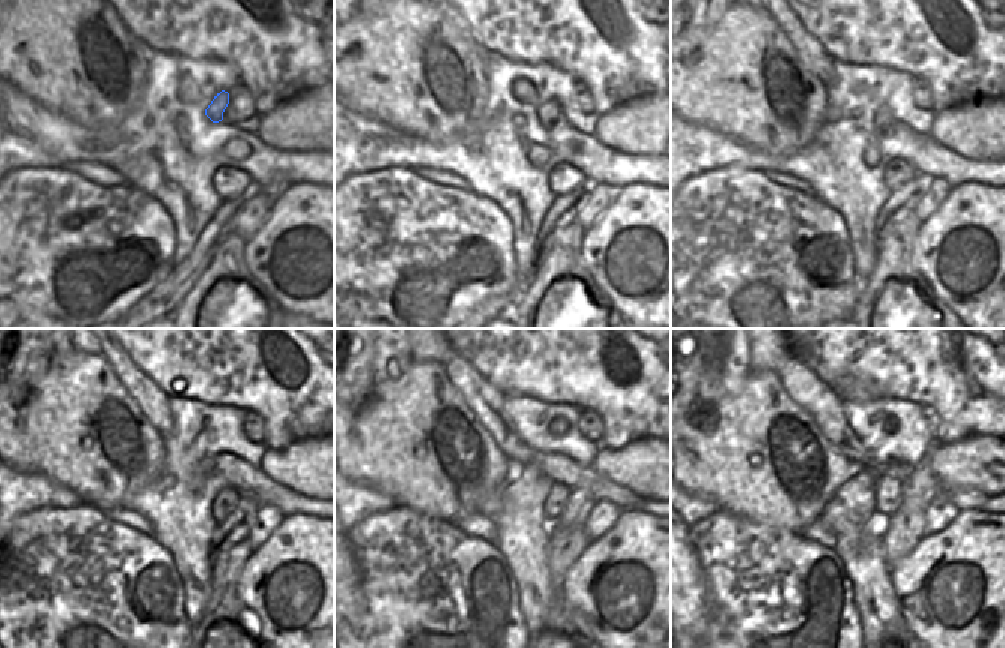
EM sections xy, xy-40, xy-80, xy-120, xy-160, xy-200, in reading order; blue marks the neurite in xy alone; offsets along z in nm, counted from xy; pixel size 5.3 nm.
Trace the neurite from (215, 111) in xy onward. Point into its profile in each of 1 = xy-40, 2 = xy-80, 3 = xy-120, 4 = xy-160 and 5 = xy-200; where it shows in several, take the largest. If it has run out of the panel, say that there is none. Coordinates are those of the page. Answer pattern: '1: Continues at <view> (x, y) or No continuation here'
1: Continues at xy-40 (548, 114)
2: Continues at xy-80 (882, 117)
3: Continues at xy-120 (206, 467)
4: Continues at xy-160 (518, 491)
5: Continues at xy-200 (851, 507).

